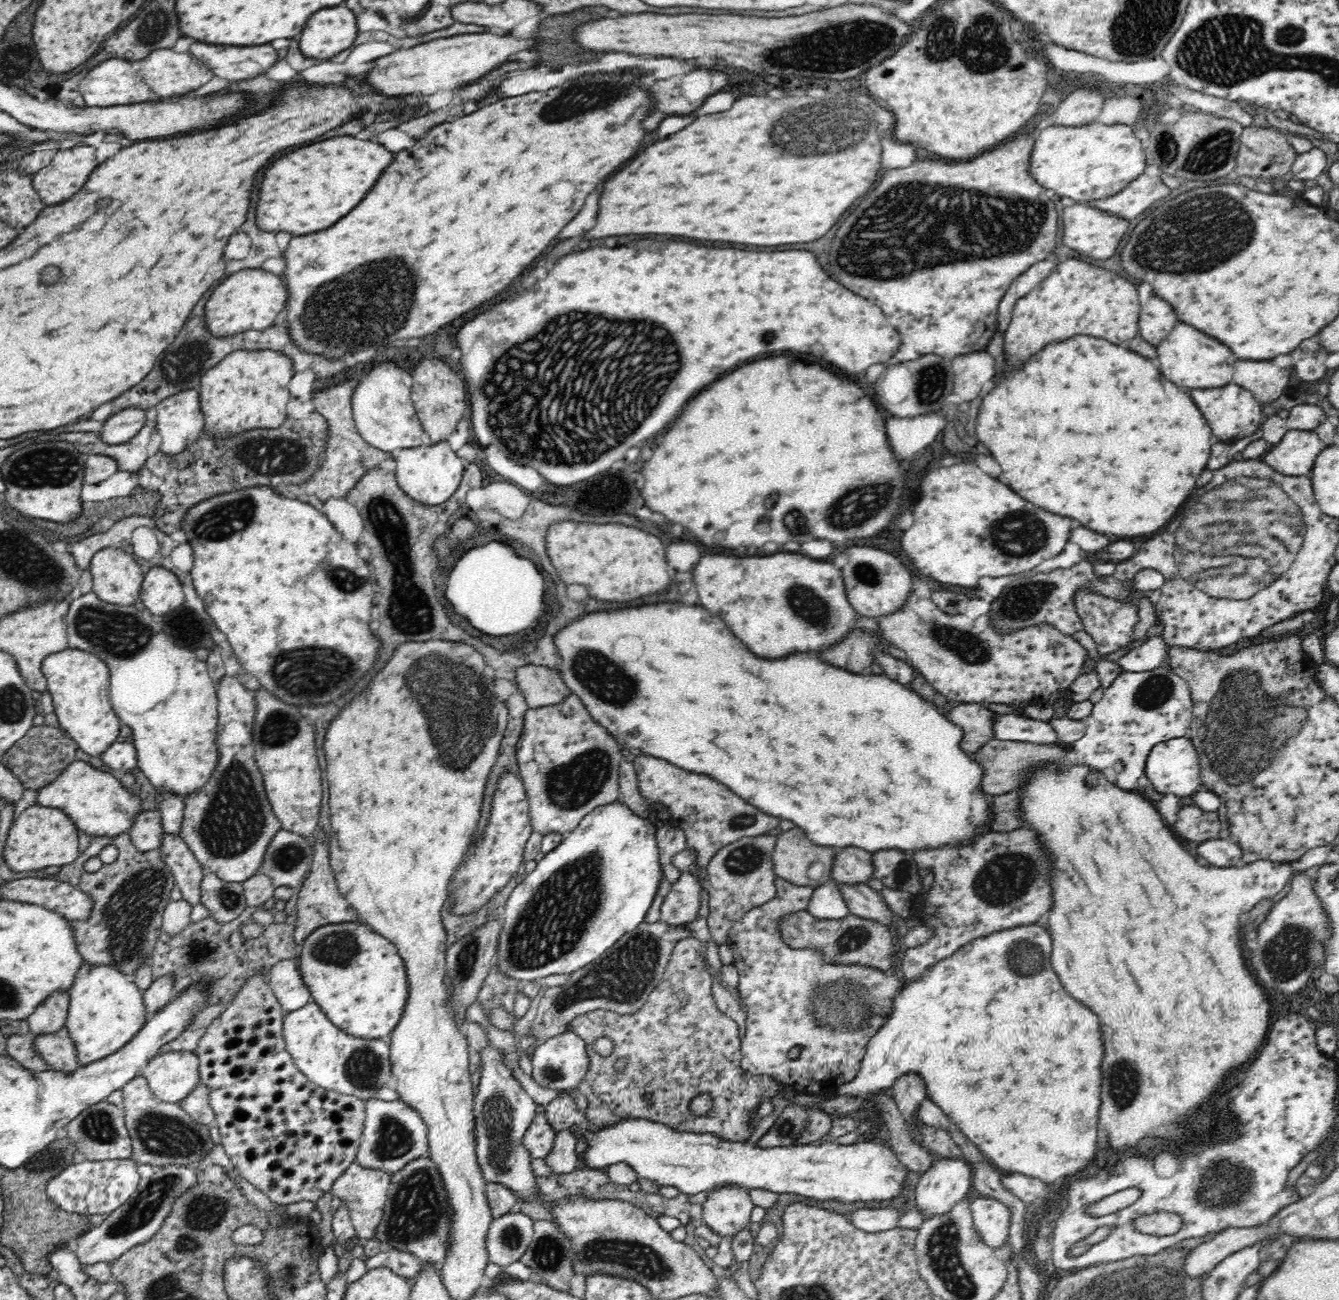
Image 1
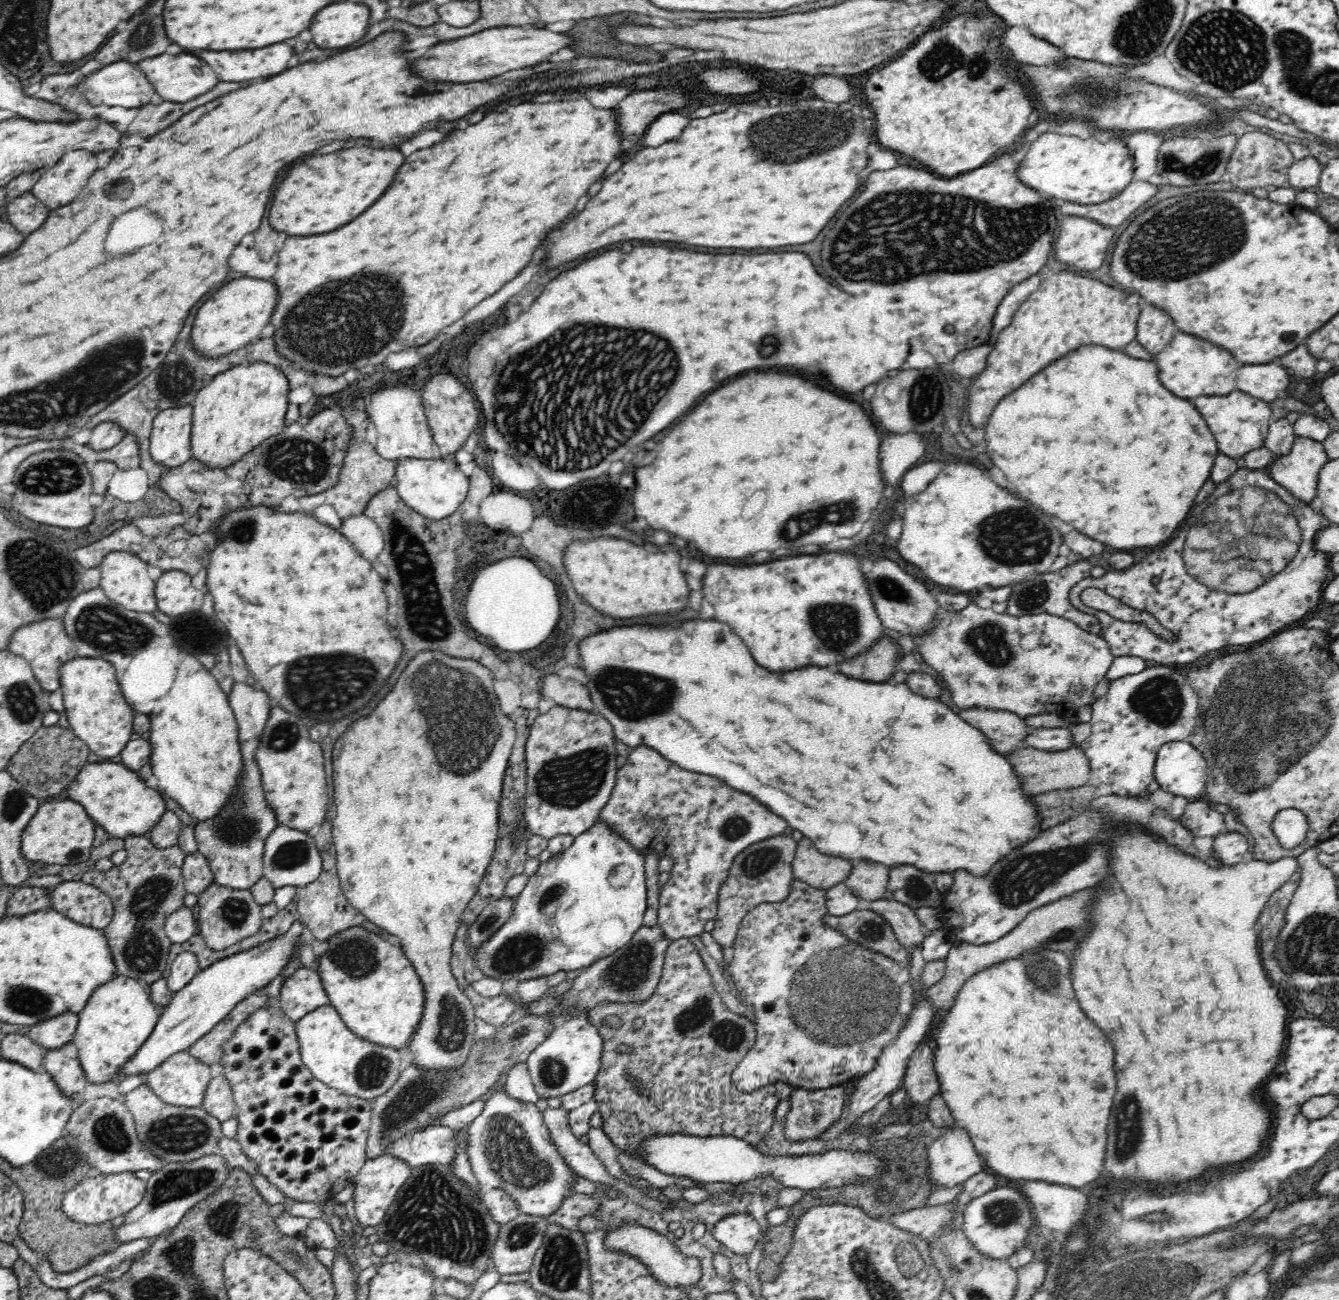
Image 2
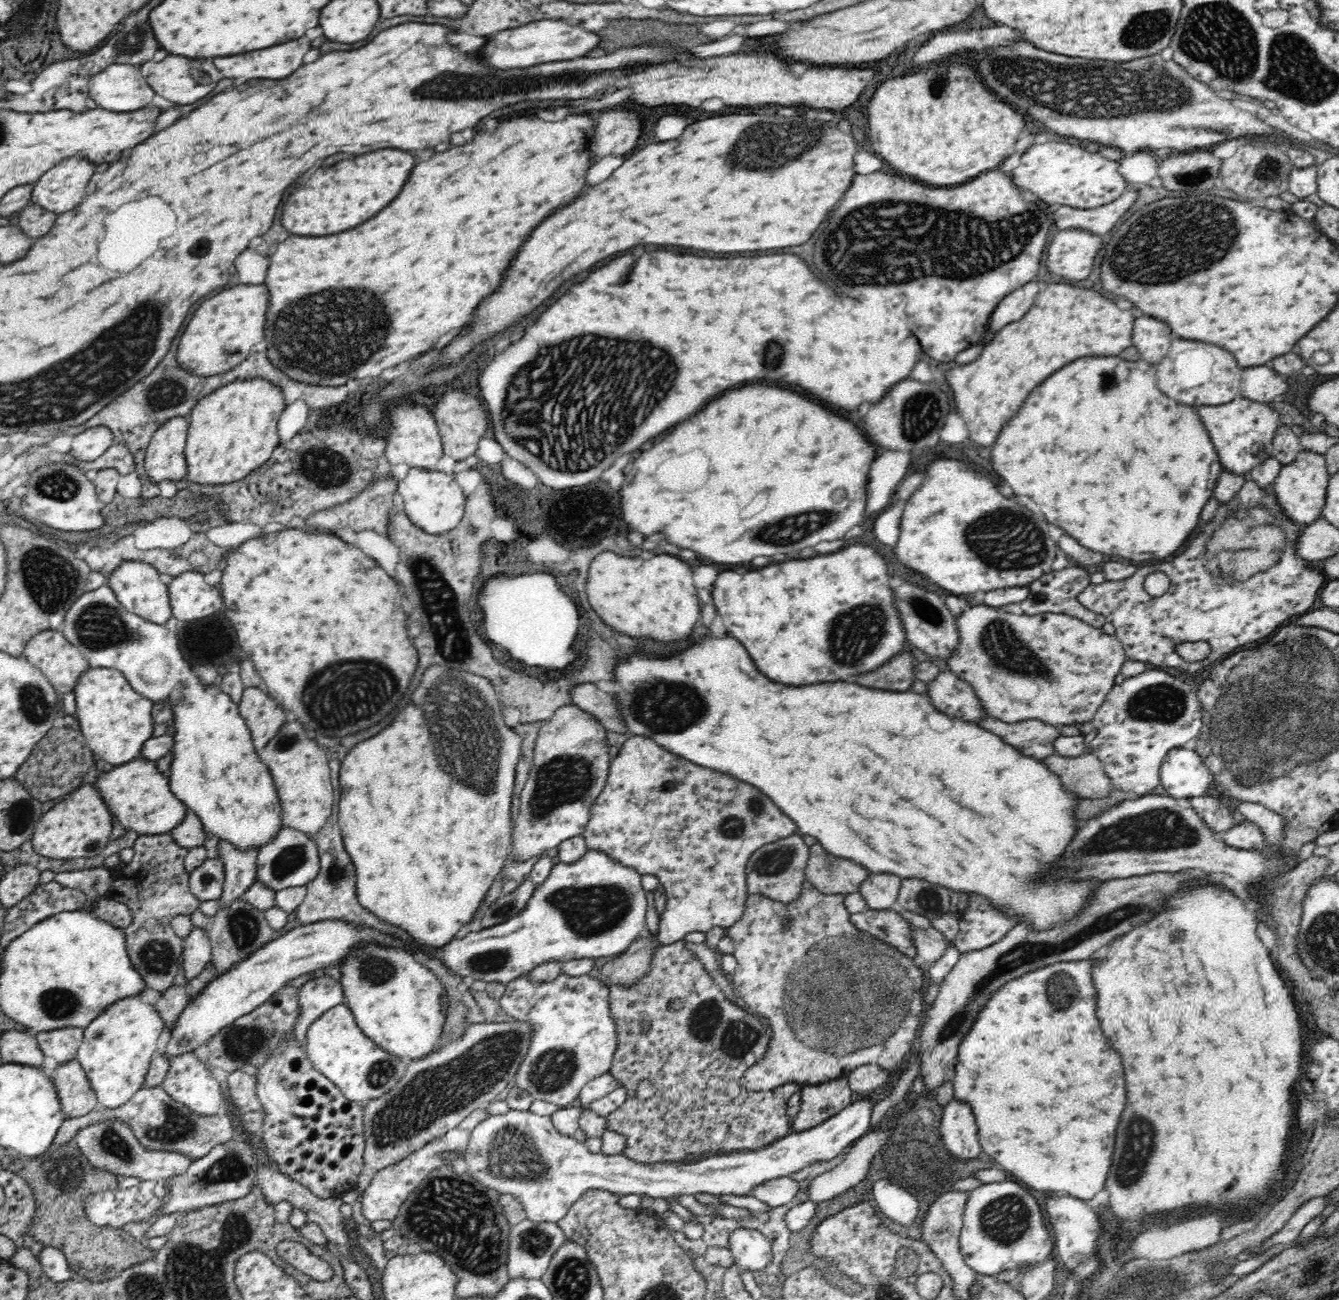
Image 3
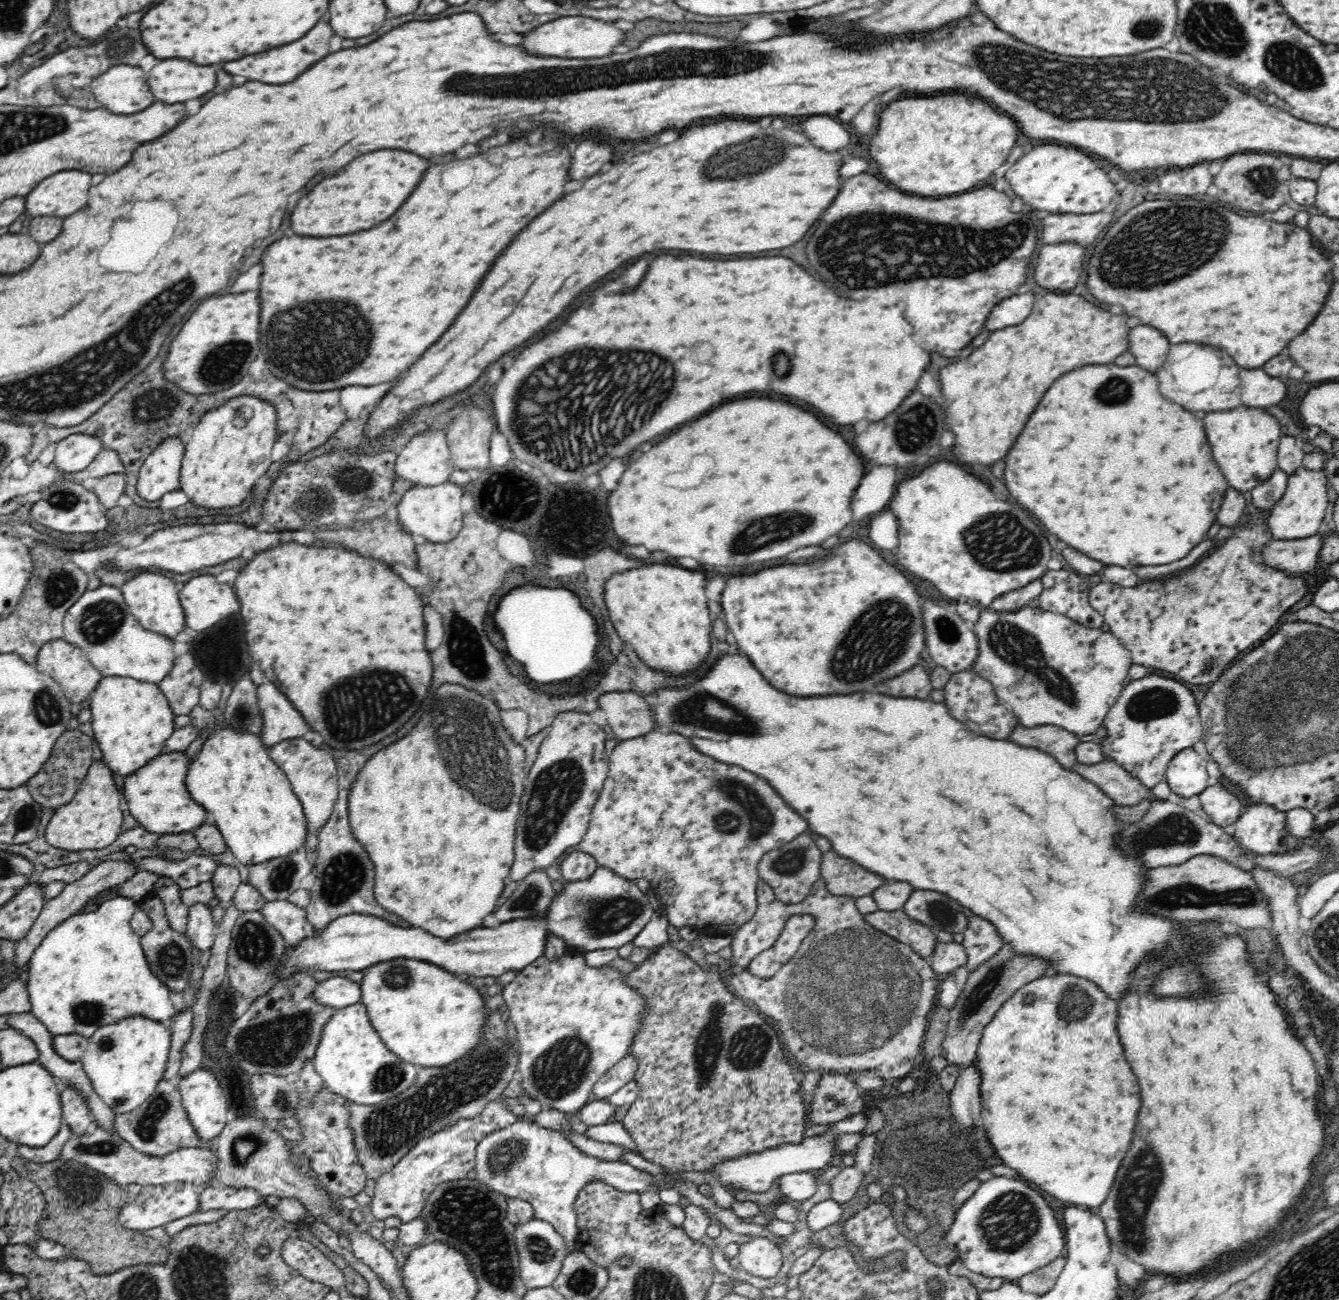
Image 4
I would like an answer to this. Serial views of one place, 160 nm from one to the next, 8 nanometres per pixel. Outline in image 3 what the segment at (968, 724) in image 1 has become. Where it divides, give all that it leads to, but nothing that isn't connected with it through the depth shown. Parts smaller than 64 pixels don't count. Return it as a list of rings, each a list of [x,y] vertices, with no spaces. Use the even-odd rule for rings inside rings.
[[[985,716],[976,720],[976,724],[998,737],[1004,743],[1018,749],[1022,754],[1035,759],[1055,754],[1052,742],[1060,736],[1054,725],[1036,719],[1020,720],[1020,722],[1004,722],[1003,720]]]

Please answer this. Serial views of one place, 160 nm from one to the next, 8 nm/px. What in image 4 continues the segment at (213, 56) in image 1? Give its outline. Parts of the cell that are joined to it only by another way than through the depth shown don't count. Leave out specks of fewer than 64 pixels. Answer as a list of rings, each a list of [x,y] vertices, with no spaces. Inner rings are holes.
[[[318,22],[318,26],[314,26],[304,38],[292,42],[292,44],[286,44],[286,46],[280,46],[280,48],[274,48],[274,50],[268,50],[268,52],[262,52],[262,54],[254,54],[254,56],[246,56],[242,60],[234,60],[234,62],[226,62],[222,64],[222,68],[228,72],[228,74],[240,74],[248,80],[260,80],[260,82],[266,82],[266,84],[286,84],[290,80],[294,80],[298,74],[302,74],[306,68],[310,68],[314,62],[322,60],[324,56],[330,54],[330,38],[334,36],[330,24],[326,22]]]

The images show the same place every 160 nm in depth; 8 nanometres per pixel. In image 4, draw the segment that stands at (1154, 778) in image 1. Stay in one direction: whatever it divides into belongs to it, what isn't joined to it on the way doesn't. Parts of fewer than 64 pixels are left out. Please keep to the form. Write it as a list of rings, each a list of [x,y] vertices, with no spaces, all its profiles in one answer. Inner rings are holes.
[[[1192,747],[1185,748],[1174,755],[1165,772],[1166,781],[1173,798],[1185,799],[1204,792],[1213,780],[1208,775],[1208,760],[1195,752]]]

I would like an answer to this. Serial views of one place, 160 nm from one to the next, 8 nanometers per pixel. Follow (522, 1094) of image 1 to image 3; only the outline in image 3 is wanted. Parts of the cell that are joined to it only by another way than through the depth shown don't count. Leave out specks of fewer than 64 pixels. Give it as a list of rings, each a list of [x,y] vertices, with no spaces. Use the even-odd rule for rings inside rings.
[[[855,1097],[850,1106],[843,1108],[836,1116],[830,1117],[818,1126],[802,1132],[791,1132],[758,1151],[730,1152],[723,1156],[714,1156],[708,1160],[690,1164],[637,1163],[626,1156],[608,1155],[600,1152],[591,1153],[586,1144],[576,1141],[574,1137],[560,1134],[554,1128],[549,1116],[540,1116],[530,1109],[516,1110],[510,1108],[506,1113],[488,1115],[476,1124],[468,1138],[465,1160],[468,1173],[479,1184],[497,1191],[499,1194],[512,1196],[522,1204],[527,1217],[534,1223],[556,1223],[567,1216],[572,1204],[575,1204],[587,1191],[601,1189],[614,1195],[646,1195],[650,1197],[668,1198],[680,1195],[708,1193],[710,1195],[747,1196],[753,1187],[762,1182],[788,1177],[793,1172],[805,1168],[808,1164],[833,1160],[848,1150],[851,1144],[864,1136],[870,1127],[870,1116],[875,1104],[874,1098]]]

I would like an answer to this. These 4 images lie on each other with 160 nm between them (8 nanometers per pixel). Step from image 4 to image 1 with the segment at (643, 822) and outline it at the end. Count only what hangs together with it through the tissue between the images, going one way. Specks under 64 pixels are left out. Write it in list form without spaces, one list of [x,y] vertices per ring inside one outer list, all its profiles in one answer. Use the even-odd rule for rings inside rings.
[[[646,755],[636,756],[632,763],[637,772],[642,796],[649,804],[655,802],[664,804],[672,813],[672,818],[667,824],[684,831],[687,846],[693,848],[697,863],[704,868],[704,883],[706,883],[706,864],[718,852],[718,848],[736,842],[740,838],[760,836],[779,824],[776,816],[750,805],[741,796],[736,796],[733,790],[728,790],[724,784],[708,776],[682,772],[682,768],[676,768],[666,760]],[[682,873],[661,906],[661,918],[670,926],[685,926],[696,920],[702,888],[690,873]]]

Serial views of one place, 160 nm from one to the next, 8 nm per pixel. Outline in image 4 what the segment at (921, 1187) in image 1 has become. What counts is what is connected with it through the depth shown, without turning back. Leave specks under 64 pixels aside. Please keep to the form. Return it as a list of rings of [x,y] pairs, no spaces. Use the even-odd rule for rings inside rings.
[[[972,1065],[959,1072],[955,1087],[949,1093],[950,1111],[962,1128],[974,1128],[980,1120],[980,1076]]]

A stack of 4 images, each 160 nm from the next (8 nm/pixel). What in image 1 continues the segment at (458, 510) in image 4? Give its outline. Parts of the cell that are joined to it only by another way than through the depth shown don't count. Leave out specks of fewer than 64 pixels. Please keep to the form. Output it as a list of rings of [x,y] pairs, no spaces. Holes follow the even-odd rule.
[[[446,440],[429,442],[412,448],[403,448],[393,451],[393,459],[396,461],[395,477],[399,487],[410,497],[422,504],[442,504],[456,492],[462,473],[465,468],[456,452],[452,450]]]

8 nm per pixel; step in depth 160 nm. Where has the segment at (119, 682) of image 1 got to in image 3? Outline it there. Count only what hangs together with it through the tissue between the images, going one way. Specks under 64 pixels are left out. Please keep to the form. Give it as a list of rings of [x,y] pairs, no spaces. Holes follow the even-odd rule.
[[[106,584],[100,586],[96,590],[86,591],[82,593],[82,596],[78,597],[78,600],[71,604],[71,607],[66,612],[66,616],[63,620],[63,624],[60,627],[63,635],[66,637],[68,642],[71,642],[75,647],[80,649],[84,659],[88,661],[90,667],[102,667],[102,668],[112,668],[118,670],[127,679],[127,682],[131,685],[131,688],[140,696],[146,700],[150,700],[153,705],[155,704],[169,704],[173,708],[173,717],[170,718],[174,722],[174,734],[172,737],[174,740],[174,747],[172,751],[168,752],[171,754],[170,758],[170,774],[168,774],[168,786],[176,798],[180,800],[190,812],[194,812],[195,816],[198,816],[200,821],[202,821],[202,826],[208,832],[216,835],[219,838],[228,840],[234,846],[238,848],[248,848],[248,846],[264,846],[280,828],[282,828],[282,814],[281,805],[276,795],[276,787],[274,787],[274,781],[272,781],[272,775],[268,771],[268,767],[258,759],[258,753],[254,749],[254,744],[251,738],[251,733],[249,732],[248,725],[246,721],[239,714],[239,706],[225,694],[218,685],[206,685],[200,681],[200,677],[194,672],[192,664],[186,659],[184,660],[184,654],[180,652],[180,646],[178,646],[178,640],[174,636],[174,632],[170,632],[165,625],[154,624],[133,612],[128,612],[121,604],[118,602],[114,591]]]

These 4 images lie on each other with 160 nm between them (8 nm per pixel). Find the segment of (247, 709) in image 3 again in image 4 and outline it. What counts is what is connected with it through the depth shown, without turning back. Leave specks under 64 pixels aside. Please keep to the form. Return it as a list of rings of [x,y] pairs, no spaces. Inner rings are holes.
[[[265,682],[257,687],[257,704],[262,717],[261,734],[258,736],[266,748],[303,737],[310,730],[300,712],[272,683]]]

